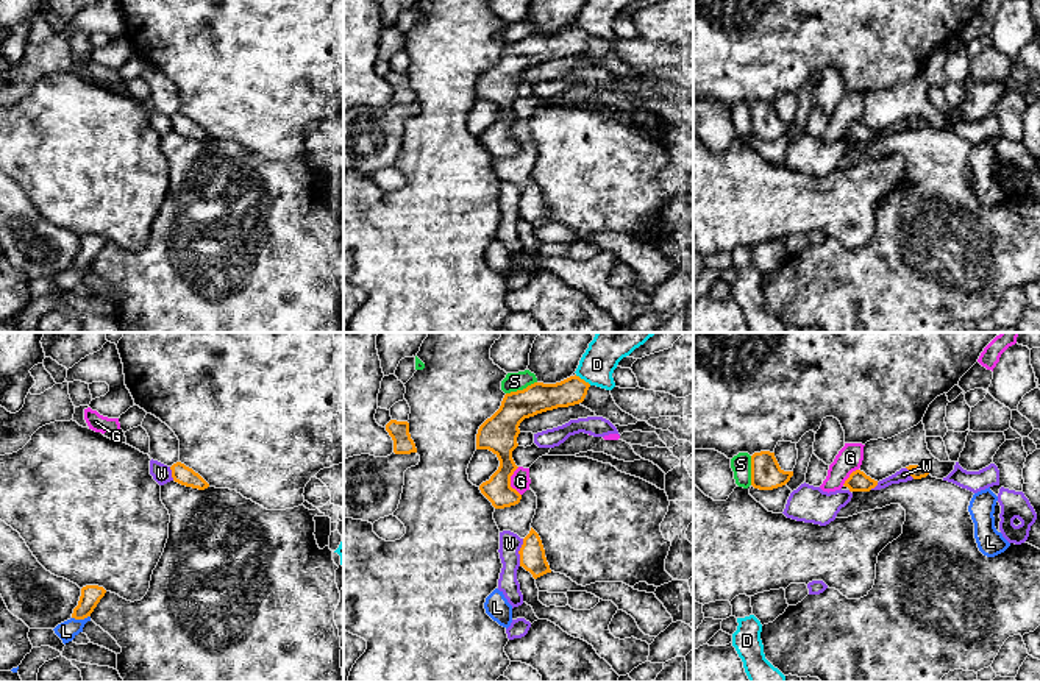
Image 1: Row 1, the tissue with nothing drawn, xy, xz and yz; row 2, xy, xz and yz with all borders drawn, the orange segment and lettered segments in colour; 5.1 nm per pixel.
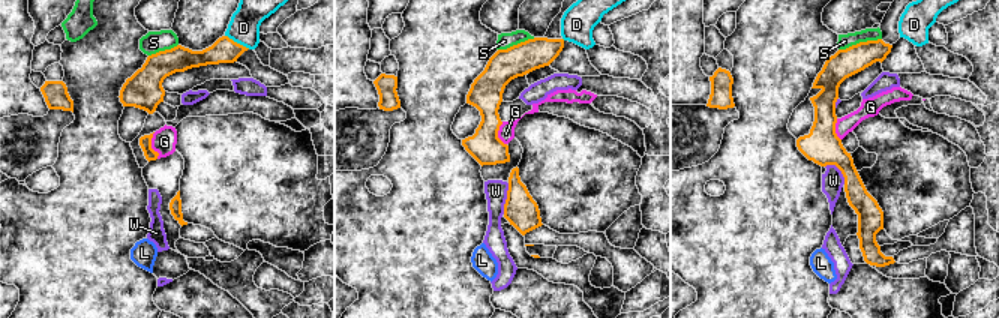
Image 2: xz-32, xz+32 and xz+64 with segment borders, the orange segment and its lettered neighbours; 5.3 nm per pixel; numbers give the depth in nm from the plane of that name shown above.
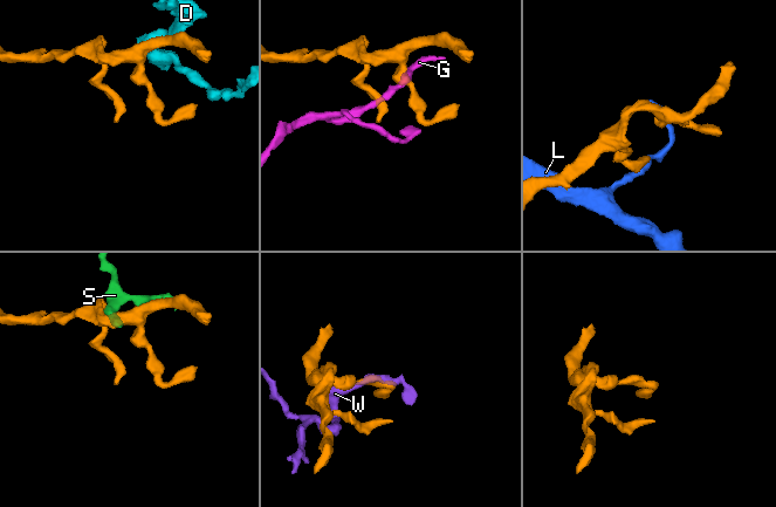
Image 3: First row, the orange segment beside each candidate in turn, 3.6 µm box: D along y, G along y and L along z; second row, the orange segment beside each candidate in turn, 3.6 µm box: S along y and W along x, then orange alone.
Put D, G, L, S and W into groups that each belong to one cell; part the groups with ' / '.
D / G / L / S / W

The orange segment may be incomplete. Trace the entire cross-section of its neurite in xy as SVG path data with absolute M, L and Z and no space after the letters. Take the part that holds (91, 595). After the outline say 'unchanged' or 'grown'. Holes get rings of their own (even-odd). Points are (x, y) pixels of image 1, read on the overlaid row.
M86 585L81 588L78 606L73 609L72 618L84 620L91 616L106 590L98 585Z | unchanged

